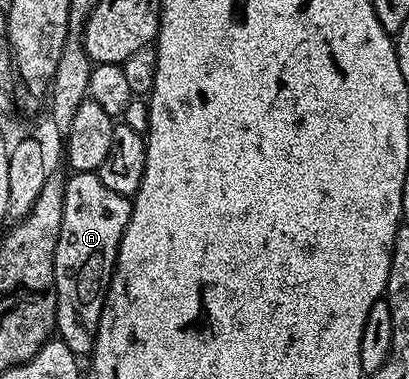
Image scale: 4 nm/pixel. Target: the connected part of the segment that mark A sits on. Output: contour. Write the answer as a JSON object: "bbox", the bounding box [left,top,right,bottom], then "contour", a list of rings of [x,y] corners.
{"bbox":[55,171,133,357],"contour":[[[79,171],[70,174],[65,181],[63,197],[63,221],[59,225],[59,241],[55,245],[55,289],[57,290],[56,334],[78,357],[88,357],[93,353],[97,322],[101,316],[101,305],[113,276],[113,266],[117,260],[117,250],[123,233],[129,224],[133,204],[115,189],[107,189],[96,171]]]}

